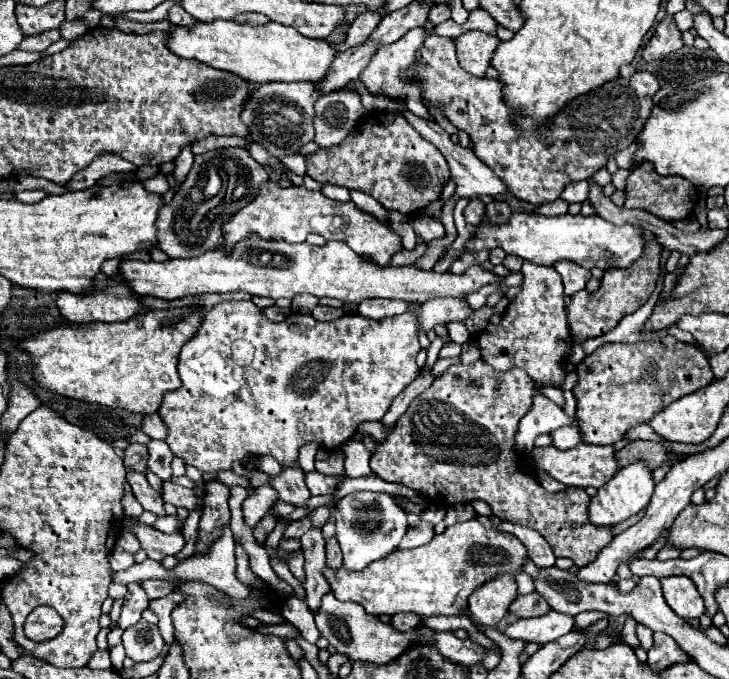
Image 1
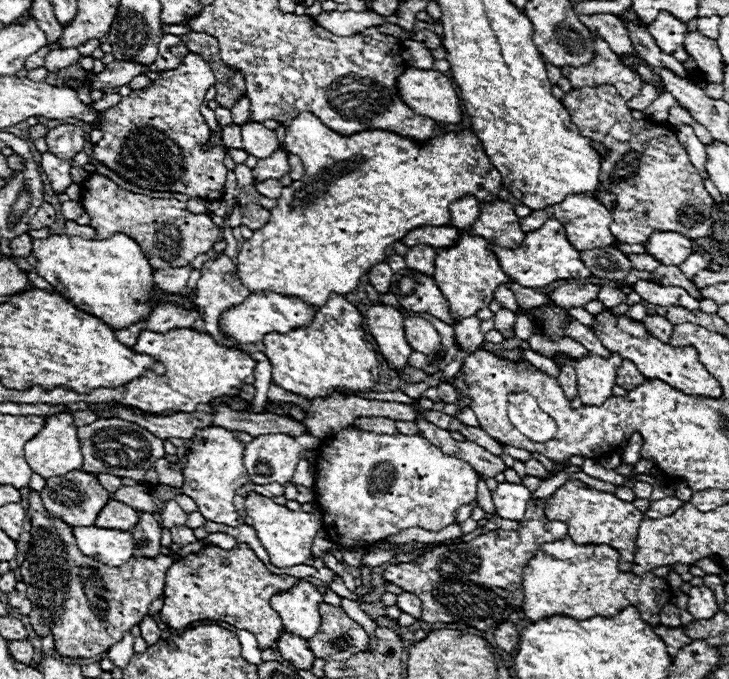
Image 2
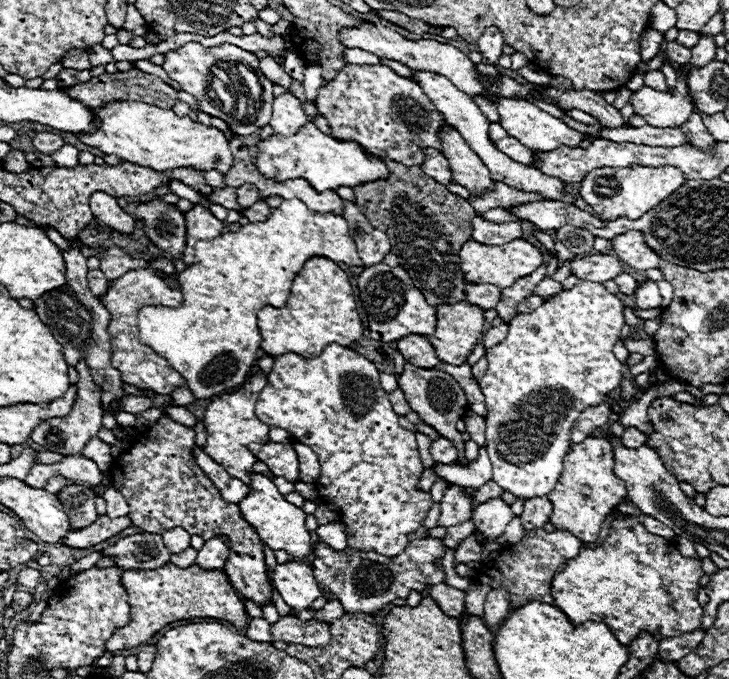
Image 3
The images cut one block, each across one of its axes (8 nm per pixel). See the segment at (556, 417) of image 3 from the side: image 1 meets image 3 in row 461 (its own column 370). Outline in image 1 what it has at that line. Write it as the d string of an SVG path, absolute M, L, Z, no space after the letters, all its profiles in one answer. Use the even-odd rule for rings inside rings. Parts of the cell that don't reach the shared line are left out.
M352 492L338 500L336 504L336 540L344 554L346 570L364 570L370 562L386 558L396 550L402 536L408 530L406 512L394 502L390 494L384 492Z

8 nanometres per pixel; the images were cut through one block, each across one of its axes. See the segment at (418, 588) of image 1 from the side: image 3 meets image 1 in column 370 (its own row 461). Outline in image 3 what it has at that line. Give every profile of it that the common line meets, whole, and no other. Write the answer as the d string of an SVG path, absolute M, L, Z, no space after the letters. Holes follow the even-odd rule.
M588 436L584 442L572 446L572 452L564 456L564 476L560 476L560 484L556 484L552 496L548 496L552 502L550 522L556 526L556 530L568 530L582 542L598 540L598 532L606 514L614 506L622 504L622 500L628 496L626 484L614 476L612 466L614 454L606 438Z

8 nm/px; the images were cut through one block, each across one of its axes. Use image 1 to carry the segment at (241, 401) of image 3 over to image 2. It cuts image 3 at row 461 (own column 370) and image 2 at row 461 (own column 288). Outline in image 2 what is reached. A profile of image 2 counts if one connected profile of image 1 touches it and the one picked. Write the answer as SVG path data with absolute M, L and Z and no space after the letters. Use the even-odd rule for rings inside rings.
M216 426L200 428L196 432L196 436L192 438L190 454L186 456L186 464L182 468L182 474L184 474L182 494L190 496L198 504L198 512L206 520L226 524L226 526L244 524L244 520L236 514L234 504L232 504L232 498L234 498L236 490L250 482L250 476L248 476L248 472L242 464L244 446L246 444L236 440L230 430L216 428Z

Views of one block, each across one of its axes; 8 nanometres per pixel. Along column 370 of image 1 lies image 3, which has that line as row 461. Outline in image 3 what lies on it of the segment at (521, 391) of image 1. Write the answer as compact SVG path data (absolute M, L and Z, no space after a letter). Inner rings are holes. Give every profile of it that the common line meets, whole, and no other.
M412 364L404 366L404 372L398 376L398 384L400 390L406 394L406 400L410 404L410 408L414 412L418 412L418 416L432 426L442 438L450 440L456 448L458 448L458 464L460 466L468 466L468 460L464 458L464 440L462 440L462 432L456 430L456 422L464 418L464 414L468 412L468 398L462 390L462 386L446 372L440 370L426 370L426 368L412 368Z

